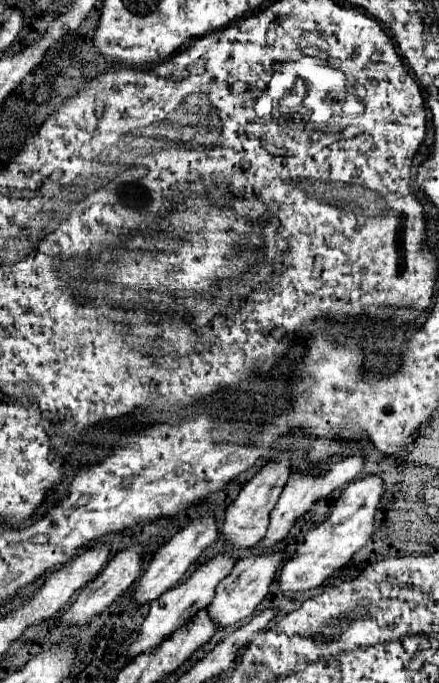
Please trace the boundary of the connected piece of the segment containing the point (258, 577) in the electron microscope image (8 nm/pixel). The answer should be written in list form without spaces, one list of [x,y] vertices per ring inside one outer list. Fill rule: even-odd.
[[[284,550],[264,552],[264,554],[256,554],[256,556],[248,556],[248,558],[238,560],[232,574],[228,578],[224,578],[224,582],[220,582],[220,586],[216,588],[216,596],[214,596],[212,604],[208,606],[210,618],[216,618],[218,626],[234,626],[236,622],[252,616],[256,606],[268,594],[268,588],[274,582],[276,572],[284,562],[286,562],[286,552]]]

